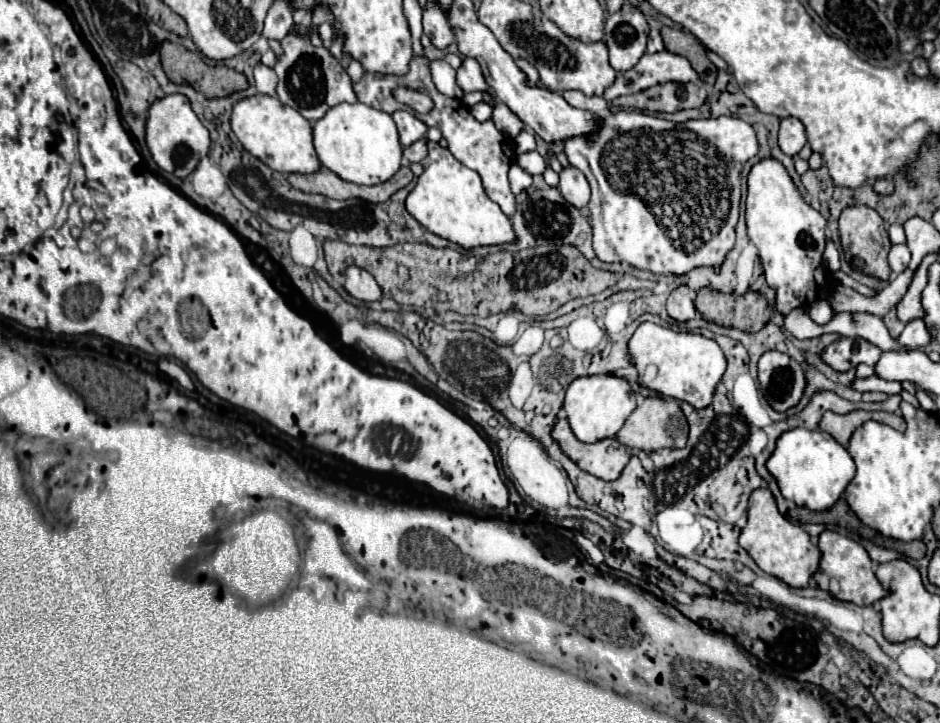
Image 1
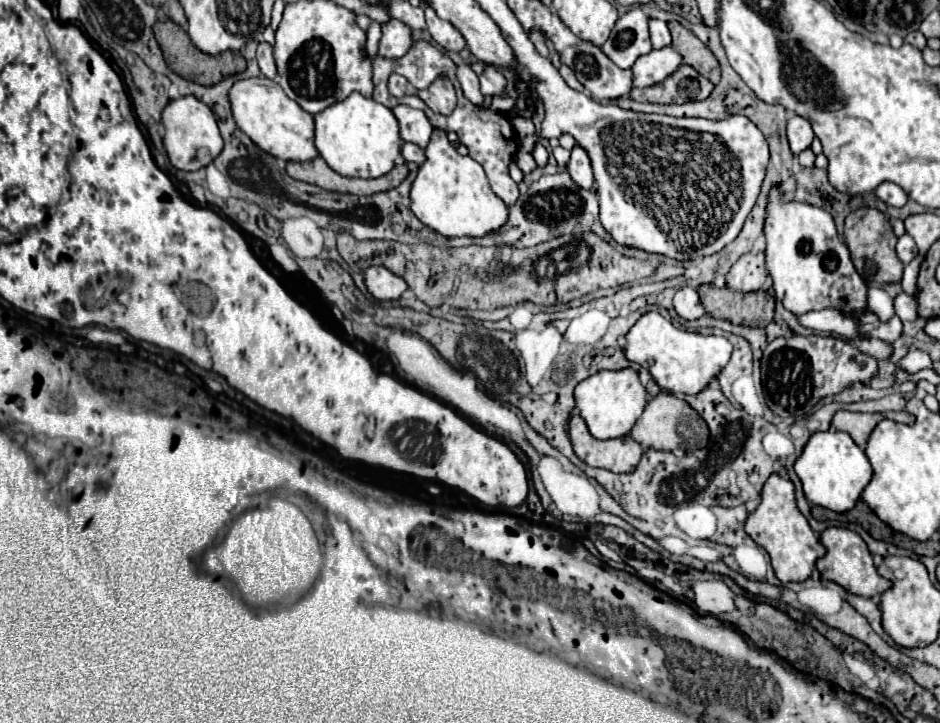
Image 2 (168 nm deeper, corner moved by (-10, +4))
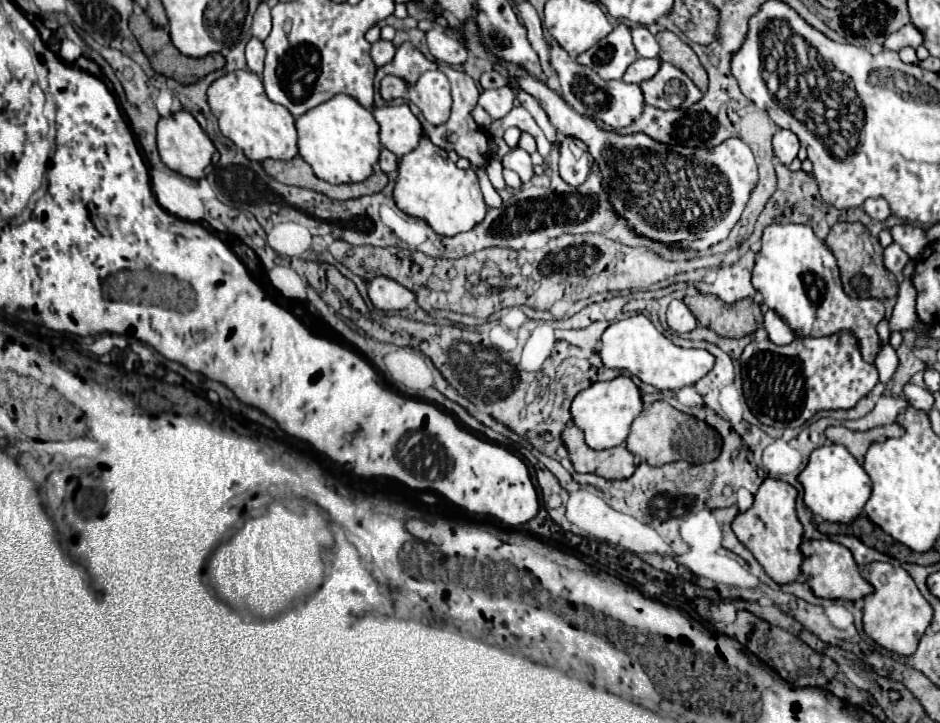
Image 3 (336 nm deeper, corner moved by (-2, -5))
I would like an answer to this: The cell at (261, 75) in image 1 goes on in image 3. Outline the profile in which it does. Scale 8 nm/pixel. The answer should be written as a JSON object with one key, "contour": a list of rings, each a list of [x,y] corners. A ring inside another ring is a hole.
{"contour":[[[252,37],[248,41],[248,45],[246,45],[246,61],[248,61],[248,69],[252,73],[256,73],[256,75],[262,73],[262,69],[264,69],[264,55],[266,55],[266,51],[264,51],[262,41]]]}

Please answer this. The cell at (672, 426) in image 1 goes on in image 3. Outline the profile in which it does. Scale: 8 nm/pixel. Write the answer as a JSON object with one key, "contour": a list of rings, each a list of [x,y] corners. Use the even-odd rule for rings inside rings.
{"contour":[[[656,401],[650,407],[646,407],[632,423],[630,435],[626,439],[626,447],[632,455],[640,457],[652,467],[666,465],[672,461],[688,461],[688,463],[708,463],[714,461],[720,455],[718,447],[718,433],[708,427],[702,421],[702,435],[700,435],[700,423],[696,417],[686,415],[666,401]]]}

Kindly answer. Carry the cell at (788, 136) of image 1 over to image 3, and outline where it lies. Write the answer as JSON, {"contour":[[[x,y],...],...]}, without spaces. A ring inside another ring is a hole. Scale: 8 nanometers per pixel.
{"contour":[[[780,129],[774,139],[772,139],[772,147],[774,147],[774,155],[784,163],[784,165],[790,165],[796,155],[798,155],[798,149],[800,149],[800,141],[798,137],[788,131],[788,129]]]}

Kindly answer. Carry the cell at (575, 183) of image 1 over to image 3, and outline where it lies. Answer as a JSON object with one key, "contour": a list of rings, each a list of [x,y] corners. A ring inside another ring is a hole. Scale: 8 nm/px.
{"contour":[[[562,139],[560,143],[560,177],[568,185],[582,185],[590,175],[590,153],[578,139]]]}

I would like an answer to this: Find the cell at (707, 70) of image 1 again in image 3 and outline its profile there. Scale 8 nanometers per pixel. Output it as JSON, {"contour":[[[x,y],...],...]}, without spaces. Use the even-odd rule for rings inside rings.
{"contour":[[[658,31],[656,39],[660,43],[660,59],[684,71],[694,85],[704,93],[708,89],[708,75],[698,61],[698,55],[672,31]]]}

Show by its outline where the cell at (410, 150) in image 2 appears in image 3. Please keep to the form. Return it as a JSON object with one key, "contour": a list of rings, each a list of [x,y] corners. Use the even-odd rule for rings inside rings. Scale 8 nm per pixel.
{"contour":[[[382,149],[382,155],[380,155],[380,167],[382,167],[382,171],[394,173],[394,171],[398,171],[398,165],[400,165],[400,157],[394,155],[388,149]]]}

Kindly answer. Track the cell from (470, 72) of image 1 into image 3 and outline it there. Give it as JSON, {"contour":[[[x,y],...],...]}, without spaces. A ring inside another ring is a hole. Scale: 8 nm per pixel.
{"contour":[[[500,87],[500,89],[484,89],[480,93],[478,105],[482,105],[492,119],[502,119],[514,103],[514,93],[510,87]]]}

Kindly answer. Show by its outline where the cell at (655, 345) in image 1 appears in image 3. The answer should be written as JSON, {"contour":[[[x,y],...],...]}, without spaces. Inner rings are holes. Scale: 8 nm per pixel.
{"contour":[[[634,315],[610,325],[602,335],[600,357],[606,367],[624,369],[660,391],[678,391],[686,385],[694,385],[714,369],[716,361],[706,349],[682,349],[674,345],[644,315]]]}

